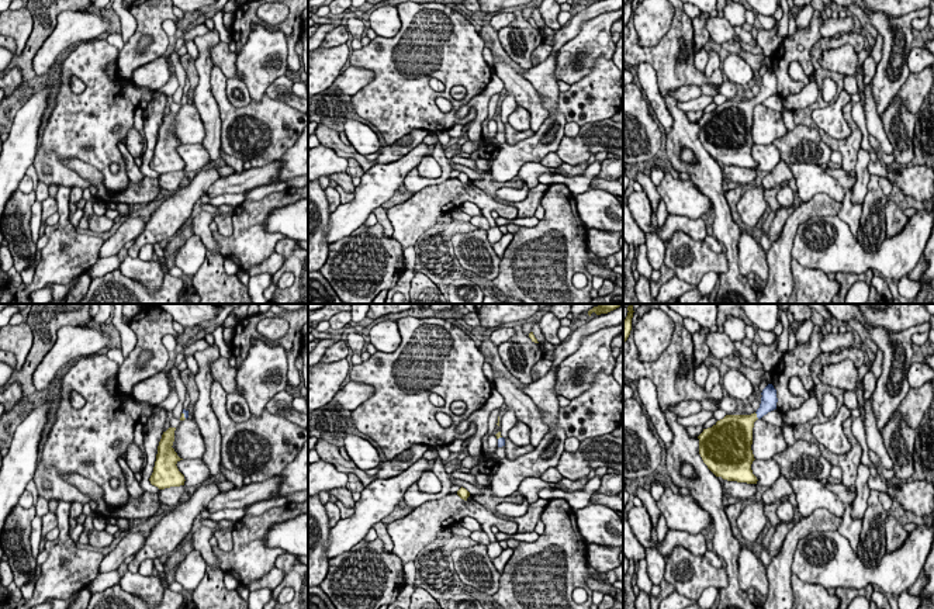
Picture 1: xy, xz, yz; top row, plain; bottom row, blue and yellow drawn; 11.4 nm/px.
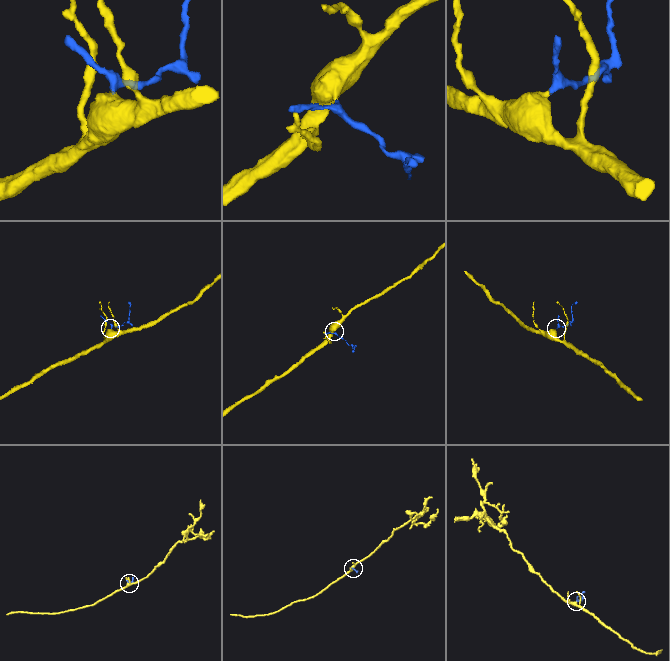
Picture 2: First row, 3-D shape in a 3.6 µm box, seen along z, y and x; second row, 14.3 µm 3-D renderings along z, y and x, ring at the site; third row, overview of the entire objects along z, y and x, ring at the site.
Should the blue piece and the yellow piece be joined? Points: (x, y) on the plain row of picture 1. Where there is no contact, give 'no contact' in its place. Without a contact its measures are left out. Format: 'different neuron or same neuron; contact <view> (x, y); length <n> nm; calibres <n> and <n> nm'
same neuron; contact yz (757, 100); length 100 nm; calibres 190 and 280 nm

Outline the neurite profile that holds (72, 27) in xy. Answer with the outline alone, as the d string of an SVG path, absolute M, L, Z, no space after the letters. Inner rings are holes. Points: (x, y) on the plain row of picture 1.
M65 10L56 18L56 27L32 59L35 76L42 77L58 65L56 58L80 42L96 39L107 32L111 23L107 17L87 11Z

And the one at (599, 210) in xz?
M591 187L574 197L577 211L587 228L623 236L623 204L618 197Z

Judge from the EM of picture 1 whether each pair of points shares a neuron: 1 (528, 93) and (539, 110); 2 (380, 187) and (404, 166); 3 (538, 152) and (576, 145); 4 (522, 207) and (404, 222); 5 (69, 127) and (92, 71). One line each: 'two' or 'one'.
1: one
2: one
3: two
4: two
5: one

